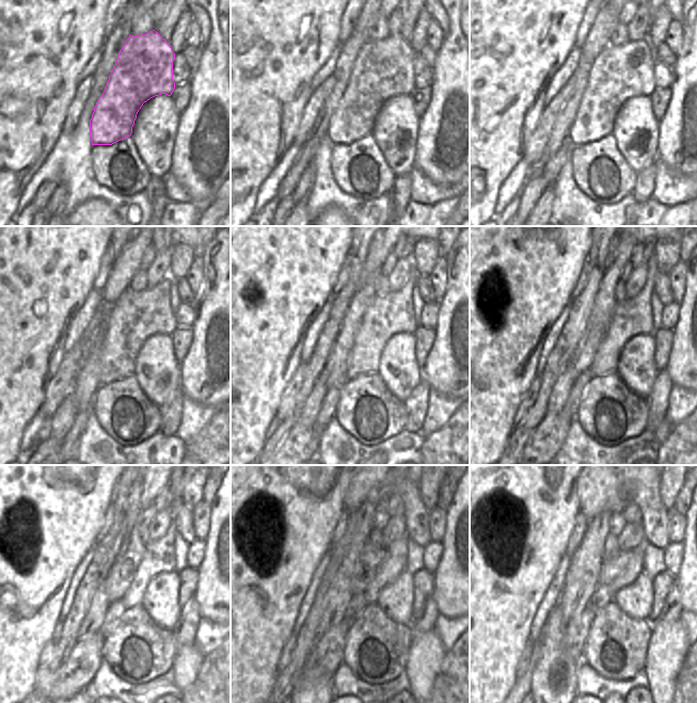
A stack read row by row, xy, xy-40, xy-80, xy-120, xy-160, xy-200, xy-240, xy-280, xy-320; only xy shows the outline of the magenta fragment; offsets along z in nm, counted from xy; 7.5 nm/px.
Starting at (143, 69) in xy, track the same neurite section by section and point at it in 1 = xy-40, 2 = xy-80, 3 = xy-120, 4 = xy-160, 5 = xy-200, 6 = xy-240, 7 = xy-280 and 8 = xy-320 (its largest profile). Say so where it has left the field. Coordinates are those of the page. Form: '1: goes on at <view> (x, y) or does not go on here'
1: goes on at xy-40 (383, 68)
2: goes on at xy-80 (618, 74)
3: goes on at xy-120 (135, 317)
4: goes on at xy-160 (385, 317)
5: goes on at xy-200 (632, 317)
6: goes on at xy-240 (159, 556)
7: goes on at xy-280 (396, 559)
8: goes on at xy-320 (634, 568)

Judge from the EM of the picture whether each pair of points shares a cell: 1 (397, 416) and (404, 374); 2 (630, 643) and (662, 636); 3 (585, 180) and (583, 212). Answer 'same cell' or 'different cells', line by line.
1: different cells
2: different cells
3: different cells

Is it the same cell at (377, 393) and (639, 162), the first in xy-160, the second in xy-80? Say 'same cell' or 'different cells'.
different cells

